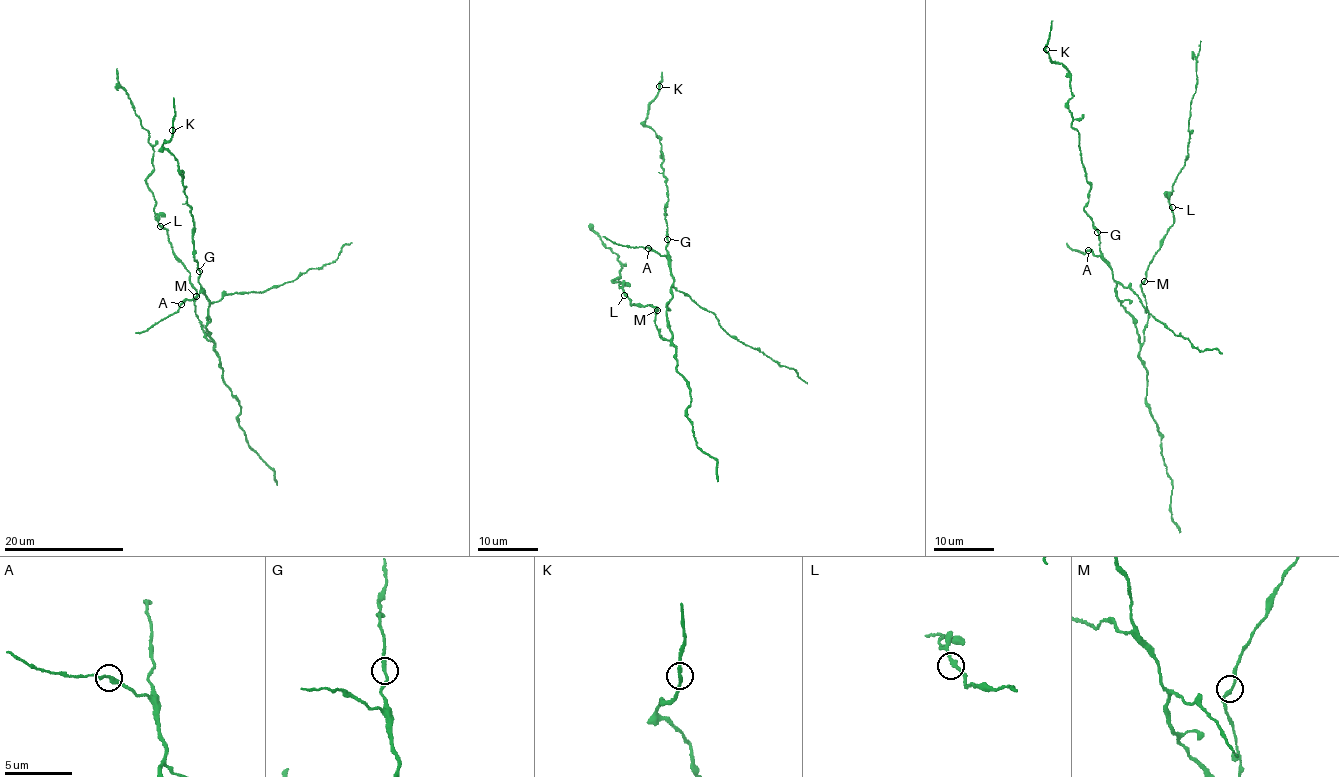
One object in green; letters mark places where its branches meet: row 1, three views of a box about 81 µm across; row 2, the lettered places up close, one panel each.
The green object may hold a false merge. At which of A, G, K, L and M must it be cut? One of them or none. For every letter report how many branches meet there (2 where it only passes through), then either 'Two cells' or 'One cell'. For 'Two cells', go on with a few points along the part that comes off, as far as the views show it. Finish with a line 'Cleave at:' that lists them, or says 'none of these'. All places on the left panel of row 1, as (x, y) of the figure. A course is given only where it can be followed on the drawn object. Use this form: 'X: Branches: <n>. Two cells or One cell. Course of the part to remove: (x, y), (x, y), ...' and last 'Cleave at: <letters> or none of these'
A: Branches: 2. One cell
G: Branches: 2. One cell
K: Branches: 2. One cell
L: Branches: 2. One cell
M: Branches: 2. One cell
Cleave at: none of these

